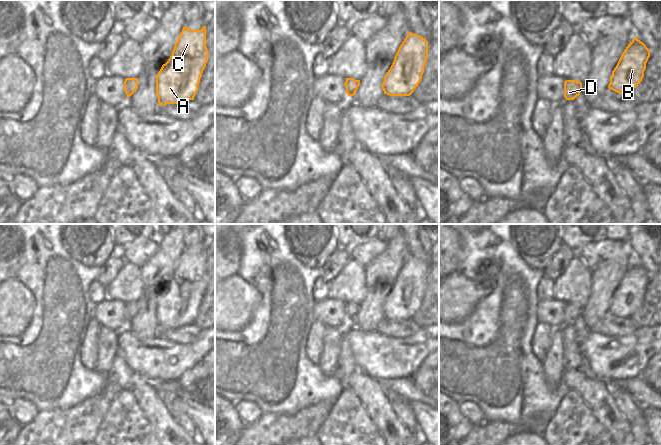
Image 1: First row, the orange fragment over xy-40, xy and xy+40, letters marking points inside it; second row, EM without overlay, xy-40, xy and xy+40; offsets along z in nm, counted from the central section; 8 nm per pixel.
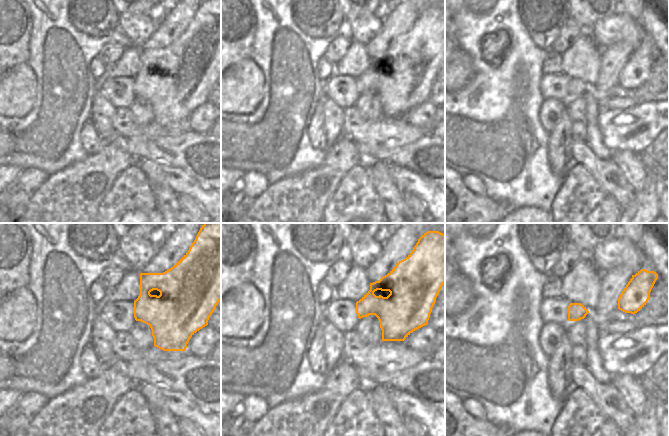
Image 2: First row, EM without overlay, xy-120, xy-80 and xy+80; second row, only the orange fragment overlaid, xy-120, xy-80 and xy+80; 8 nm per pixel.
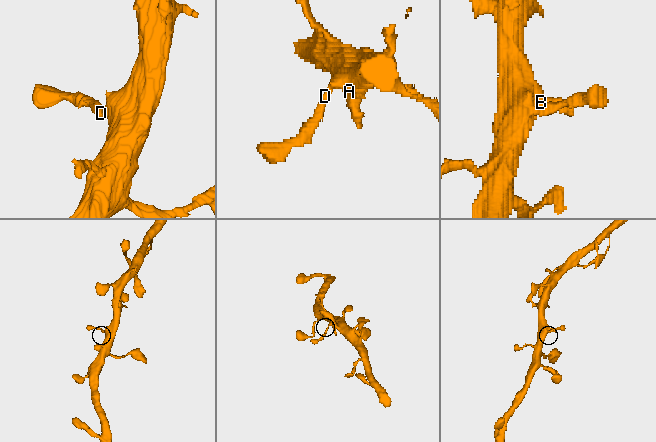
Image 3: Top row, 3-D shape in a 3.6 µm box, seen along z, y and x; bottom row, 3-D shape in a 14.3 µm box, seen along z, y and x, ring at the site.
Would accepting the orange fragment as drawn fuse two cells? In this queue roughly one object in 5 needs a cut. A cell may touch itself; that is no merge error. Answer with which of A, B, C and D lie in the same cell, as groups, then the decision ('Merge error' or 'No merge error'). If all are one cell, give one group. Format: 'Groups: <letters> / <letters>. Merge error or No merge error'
Groups: A B C D. No merge error

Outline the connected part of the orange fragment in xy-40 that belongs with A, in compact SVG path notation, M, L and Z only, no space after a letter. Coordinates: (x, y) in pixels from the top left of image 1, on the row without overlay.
M184 250L172 279L156 299L159 329L194 324L207 285L206 250L201 254Z

